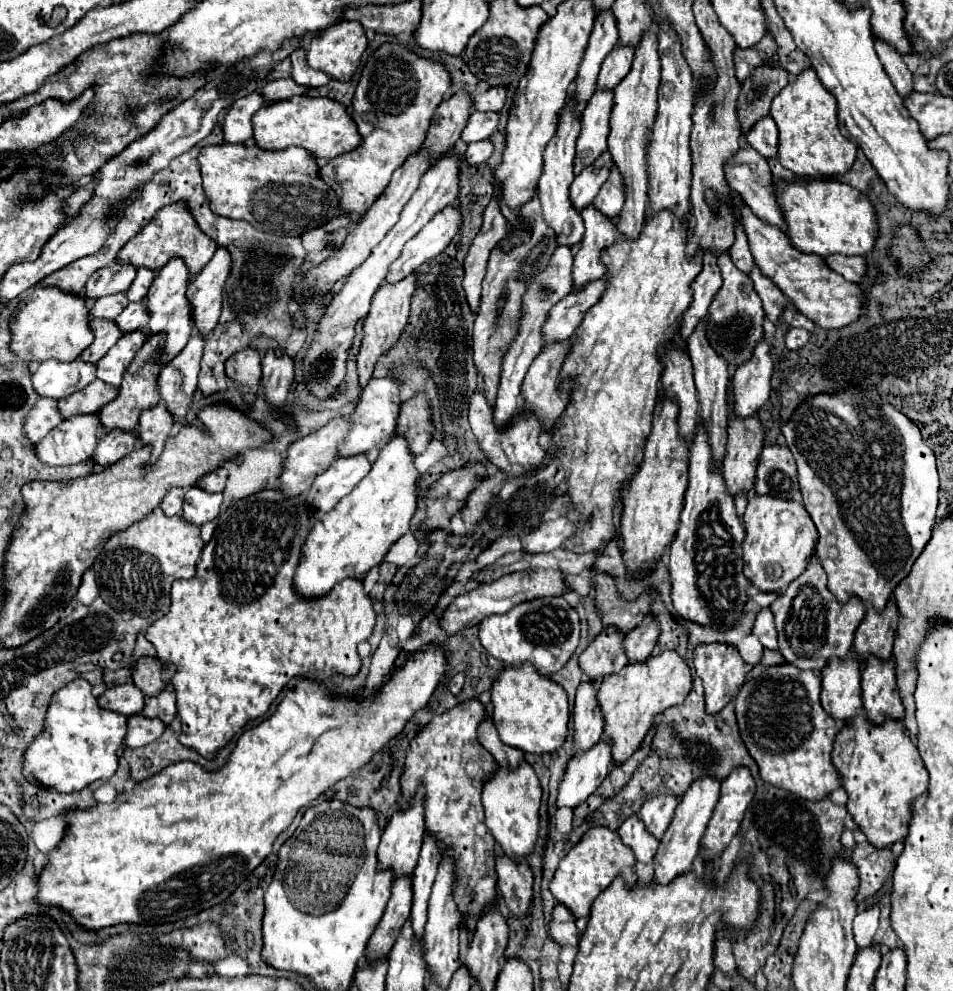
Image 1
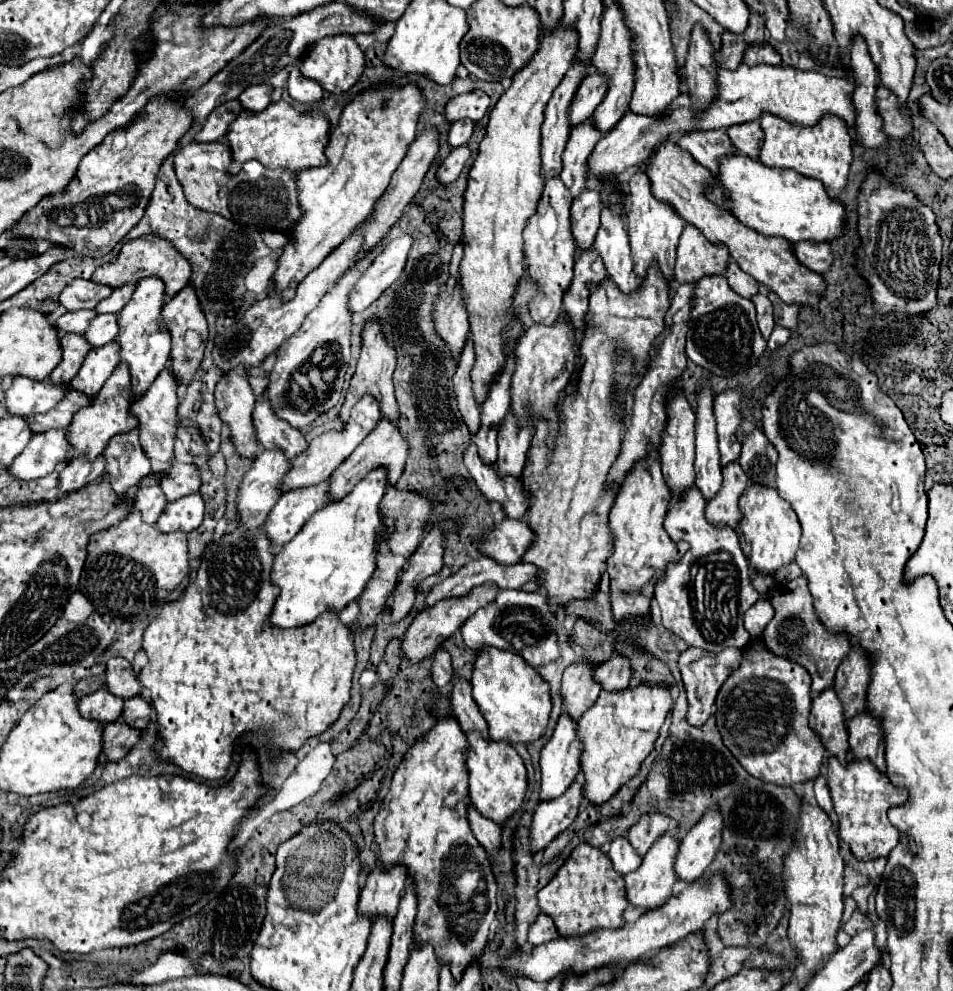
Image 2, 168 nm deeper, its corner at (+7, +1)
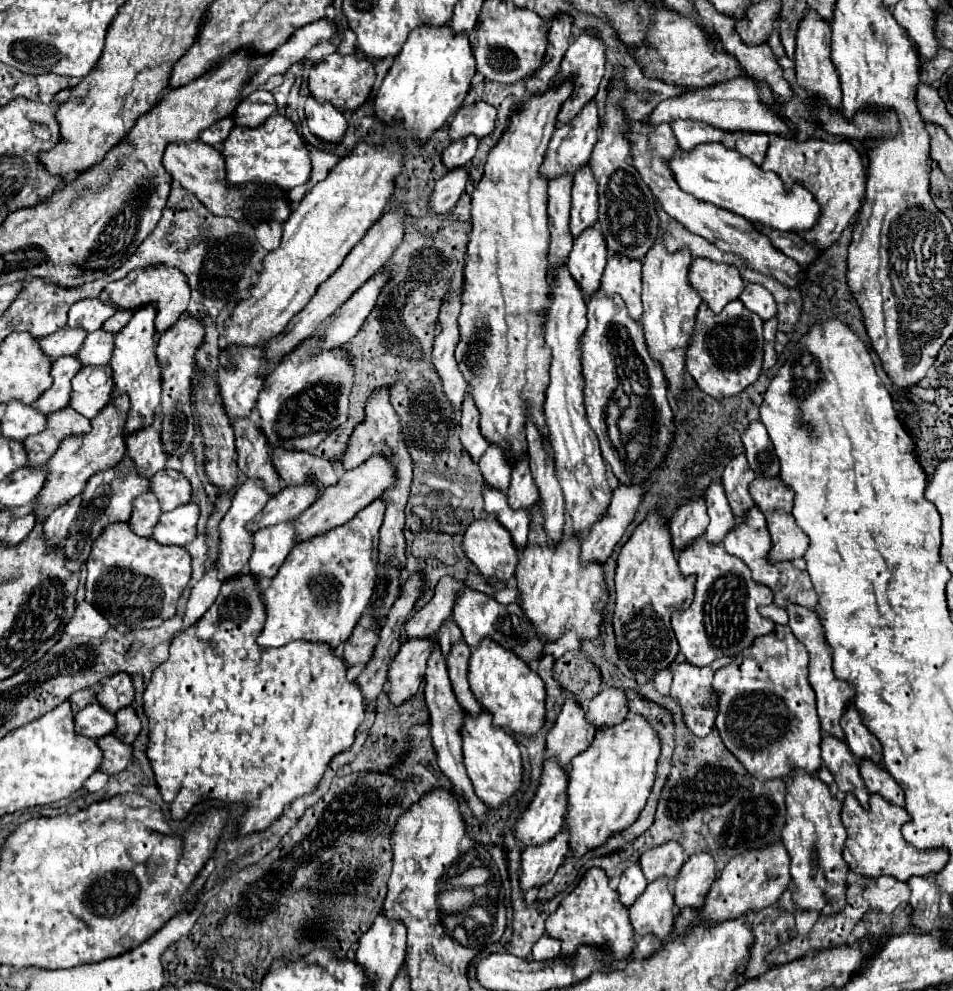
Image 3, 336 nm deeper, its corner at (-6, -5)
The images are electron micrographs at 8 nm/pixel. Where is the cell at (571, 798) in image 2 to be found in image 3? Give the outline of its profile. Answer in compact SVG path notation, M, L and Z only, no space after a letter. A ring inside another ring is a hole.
M558 832L542 846L528 846L520 856L520 890L526 894L530 888L540 888L556 874L558 866L568 854L568 834Z

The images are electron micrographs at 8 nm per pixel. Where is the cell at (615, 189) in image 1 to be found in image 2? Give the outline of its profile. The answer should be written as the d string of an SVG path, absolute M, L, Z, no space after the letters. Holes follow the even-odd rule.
M585 190L581 196L573 200L571 220L573 236L579 248L591 248L595 234L599 230L599 214L601 214L599 190Z

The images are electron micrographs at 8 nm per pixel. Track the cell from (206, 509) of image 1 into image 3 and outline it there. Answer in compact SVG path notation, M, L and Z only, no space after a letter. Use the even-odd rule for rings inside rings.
M192 502L178 506L178 510L162 512L158 526L154 526L152 538L162 546L186 546L196 538L196 522L200 508Z

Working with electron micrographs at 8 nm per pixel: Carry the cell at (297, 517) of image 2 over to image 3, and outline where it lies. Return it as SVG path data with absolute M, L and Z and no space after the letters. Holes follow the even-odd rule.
M282 522L258 530L254 534L254 550L250 554L248 572L256 582L276 576L278 568L294 548L294 522Z

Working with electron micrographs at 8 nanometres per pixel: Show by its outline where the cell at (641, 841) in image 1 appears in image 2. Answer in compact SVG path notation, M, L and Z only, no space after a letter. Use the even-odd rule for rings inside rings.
M619 836L617 840L611 842L611 848L607 852L607 856L613 862L613 868L625 876L633 870L637 870L641 866L641 856L637 854L637 850L633 846L629 846L629 840L625 840L625 836Z

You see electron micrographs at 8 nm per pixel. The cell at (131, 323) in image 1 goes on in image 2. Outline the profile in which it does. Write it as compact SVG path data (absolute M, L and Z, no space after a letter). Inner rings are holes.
M99 314L85 330L85 338L93 348L105 346L117 338L117 314Z

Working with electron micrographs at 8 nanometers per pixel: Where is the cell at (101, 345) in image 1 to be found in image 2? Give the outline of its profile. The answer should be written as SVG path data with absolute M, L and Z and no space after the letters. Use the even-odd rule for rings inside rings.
M65 332L61 336L61 346L63 346L63 358L59 362L59 366L51 372L51 382L71 382L71 378L75 376L75 372L81 368L83 364L83 356L91 350L89 344L85 344L85 336L83 334L73 334L73 332Z

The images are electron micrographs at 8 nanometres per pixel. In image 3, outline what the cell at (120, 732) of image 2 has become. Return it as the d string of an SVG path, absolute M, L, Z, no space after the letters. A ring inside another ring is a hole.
M114 734L102 736L98 740L98 748L102 750L102 766L98 768L100 772L106 772L108 776L122 772L132 758L132 746L120 742Z

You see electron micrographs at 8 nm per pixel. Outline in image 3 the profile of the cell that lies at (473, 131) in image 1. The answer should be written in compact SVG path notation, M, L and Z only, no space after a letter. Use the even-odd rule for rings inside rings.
M464 138L464 140L458 140L458 142L452 142L444 154L442 154L442 162L448 170L456 170L456 168L464 168L470 164L470 160L474 158L476 154L476 148L478 148L478 138Z

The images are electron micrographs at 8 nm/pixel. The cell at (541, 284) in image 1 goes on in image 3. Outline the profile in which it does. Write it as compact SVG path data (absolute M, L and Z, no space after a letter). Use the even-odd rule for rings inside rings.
M494 444L488 446L486 454L478 462L478 468L480 468L482 476L484 476L486 486L490 486L494 490L500 490L500 492L508 490L512 462L508 460L506 452L500 450L500 446L494 446Z

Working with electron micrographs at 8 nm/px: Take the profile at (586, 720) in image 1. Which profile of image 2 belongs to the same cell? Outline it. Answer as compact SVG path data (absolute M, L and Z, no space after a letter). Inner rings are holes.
M561 716L551 740L541 750L541 762L539 762L541 764L541 800L551 800L551 798L561 796L561 792L565 792L565 788L569 788L569 784L581 772L581 744L579 742L581 740L577 740L577 724L573 724L573 720L569 720L567 716Z

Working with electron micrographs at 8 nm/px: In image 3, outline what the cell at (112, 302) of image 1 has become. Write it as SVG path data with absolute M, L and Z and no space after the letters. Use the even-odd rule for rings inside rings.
M62 328L52 336L46 336L40 340L42 352L54 362L60 356L72 356L76 354L76 350L80 348L80 344L84 342L86 332L84 330L72 330L72 328Z

